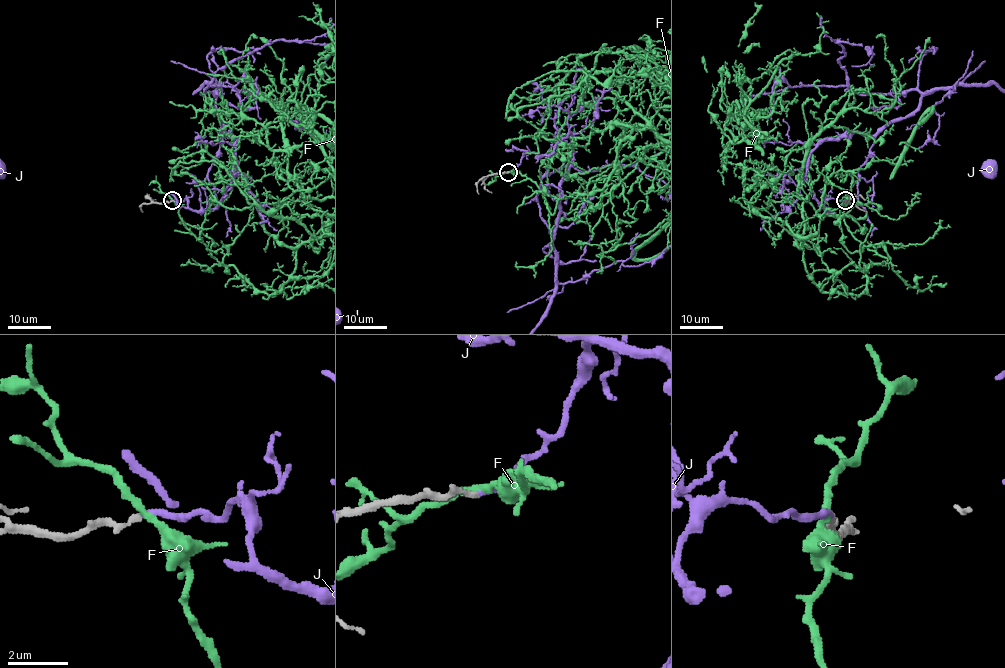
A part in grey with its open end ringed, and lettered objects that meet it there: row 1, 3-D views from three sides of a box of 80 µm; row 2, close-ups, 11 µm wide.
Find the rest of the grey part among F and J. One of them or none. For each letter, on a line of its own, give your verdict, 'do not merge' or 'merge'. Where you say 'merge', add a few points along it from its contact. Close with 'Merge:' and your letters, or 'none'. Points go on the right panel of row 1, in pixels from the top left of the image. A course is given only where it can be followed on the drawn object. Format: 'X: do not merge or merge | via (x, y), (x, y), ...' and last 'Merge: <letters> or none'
F: do not merge
J: merge
Merge: J

